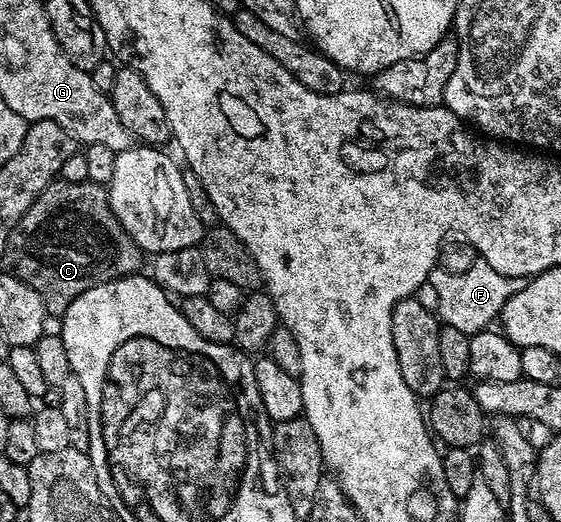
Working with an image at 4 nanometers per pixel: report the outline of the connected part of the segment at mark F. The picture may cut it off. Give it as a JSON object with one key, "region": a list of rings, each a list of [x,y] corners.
{"region":[[[483,259],[462,273],[448,273],[439,267],[432,269],[428,279],[428,284],[433,285],[433,293],[437,296],[435,312],[438,318],[444,324],[470,335],[490,328],[500,318],[507,299],[511,299],[511,295],[515,295],[515,291],[519,291],[525,283],[526,278],[503,275]]]}

